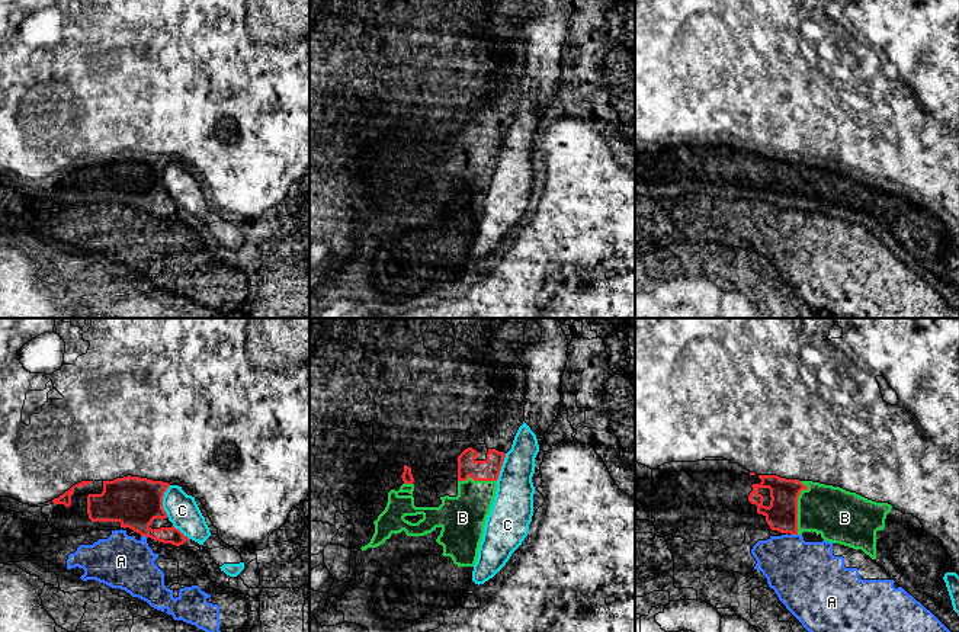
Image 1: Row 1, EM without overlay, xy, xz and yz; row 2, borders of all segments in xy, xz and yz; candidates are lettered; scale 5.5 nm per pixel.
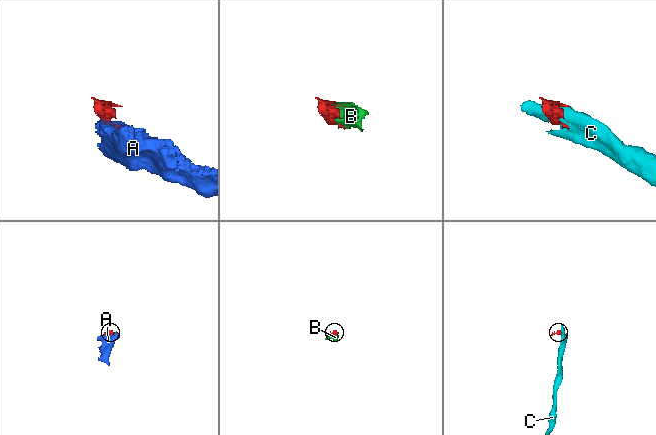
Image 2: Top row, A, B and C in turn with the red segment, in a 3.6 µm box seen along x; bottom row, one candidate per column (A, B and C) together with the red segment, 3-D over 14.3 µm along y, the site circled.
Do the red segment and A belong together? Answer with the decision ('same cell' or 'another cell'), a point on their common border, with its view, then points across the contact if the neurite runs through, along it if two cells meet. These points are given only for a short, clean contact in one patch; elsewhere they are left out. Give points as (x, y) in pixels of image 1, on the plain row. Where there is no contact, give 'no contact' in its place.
another cell; meets red in yz at (794, 208); border along yz (791, 208), (796, 209)

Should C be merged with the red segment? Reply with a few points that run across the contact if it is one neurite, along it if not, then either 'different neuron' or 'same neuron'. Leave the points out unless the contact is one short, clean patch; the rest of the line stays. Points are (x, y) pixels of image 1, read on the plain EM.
different neuron

